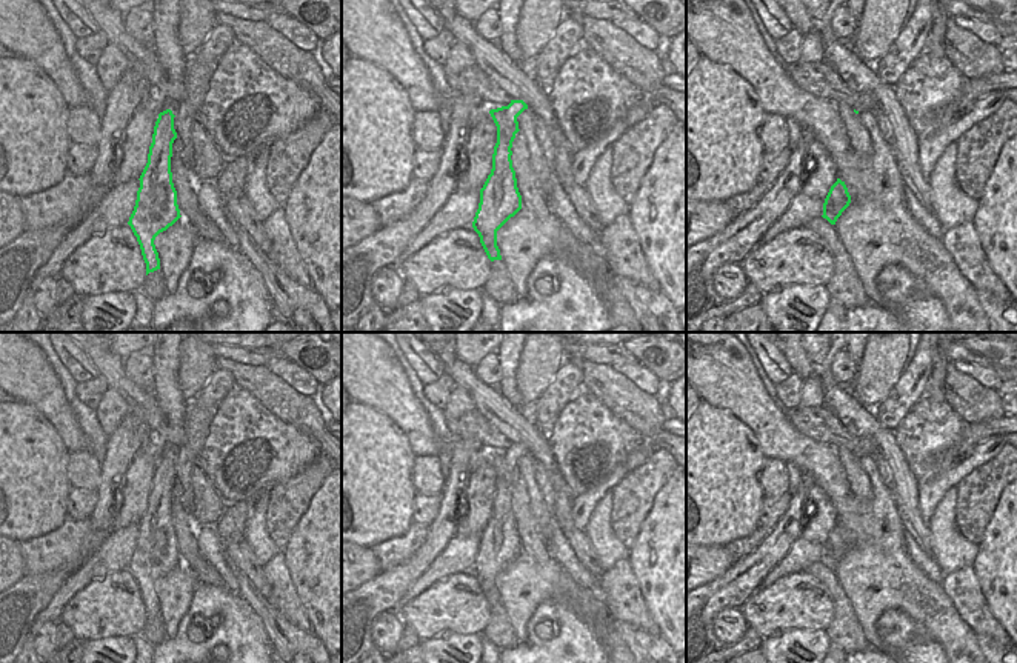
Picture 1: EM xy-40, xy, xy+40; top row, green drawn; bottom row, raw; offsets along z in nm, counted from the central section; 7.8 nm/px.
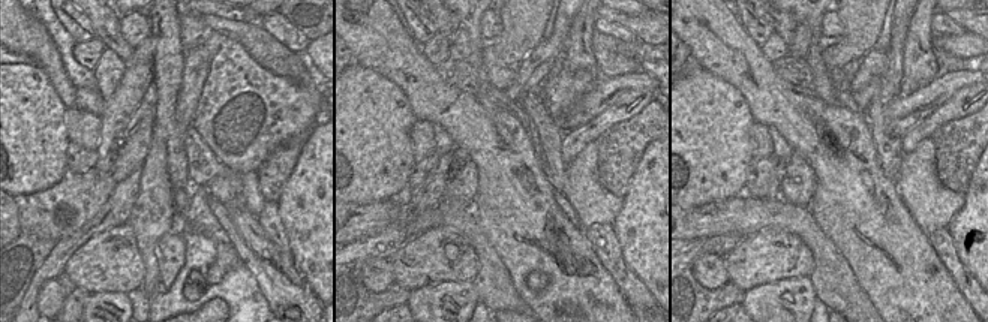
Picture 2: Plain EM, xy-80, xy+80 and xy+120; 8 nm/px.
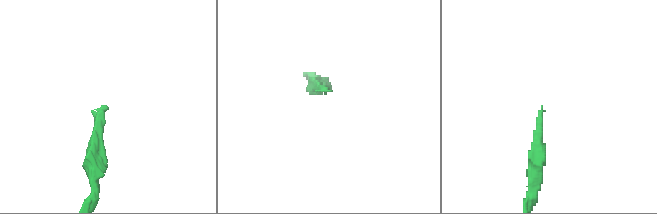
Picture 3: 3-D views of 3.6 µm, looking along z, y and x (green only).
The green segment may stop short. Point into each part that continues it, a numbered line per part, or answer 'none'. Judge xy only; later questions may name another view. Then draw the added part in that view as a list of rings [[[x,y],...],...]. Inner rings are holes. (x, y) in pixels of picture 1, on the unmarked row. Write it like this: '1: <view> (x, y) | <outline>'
1: xy (473, 425) | [[[477,409],[463,414],[457,421],[448,421],[448,428],[457,440],[477,440],[489,455],[511,448],[509,440]]]

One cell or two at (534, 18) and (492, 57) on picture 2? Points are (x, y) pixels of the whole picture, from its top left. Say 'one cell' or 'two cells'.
one cell

